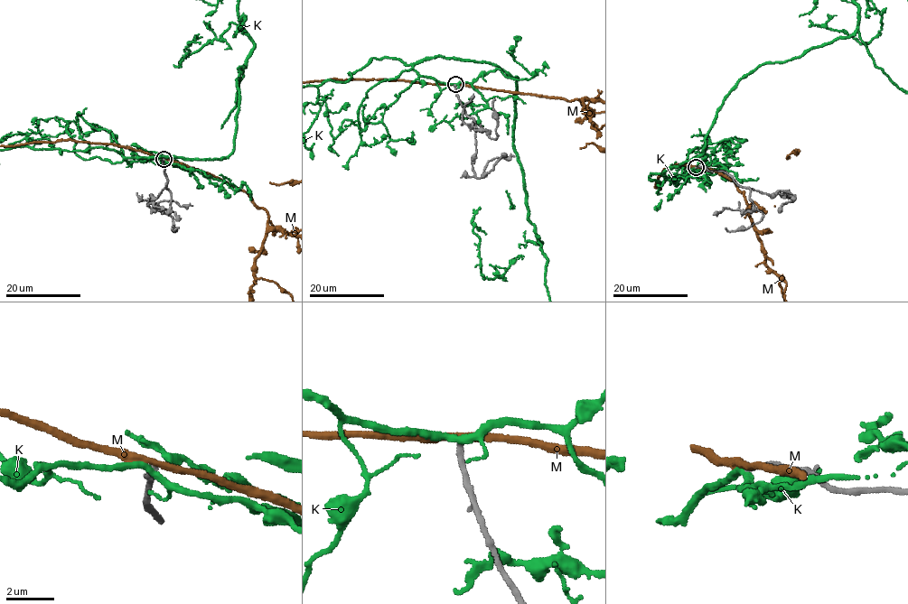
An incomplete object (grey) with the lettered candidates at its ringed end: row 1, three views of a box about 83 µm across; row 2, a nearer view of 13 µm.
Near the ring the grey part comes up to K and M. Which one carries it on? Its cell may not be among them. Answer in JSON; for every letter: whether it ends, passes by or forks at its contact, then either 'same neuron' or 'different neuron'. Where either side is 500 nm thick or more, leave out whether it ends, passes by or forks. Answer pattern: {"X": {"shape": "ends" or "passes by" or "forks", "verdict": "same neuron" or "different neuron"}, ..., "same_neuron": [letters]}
{"K": {"shape": "forks", "verdict": "different neuron"}, "M": {"shape": "passes by", "verdict": "different neuron"}, "same_neuron": []}

